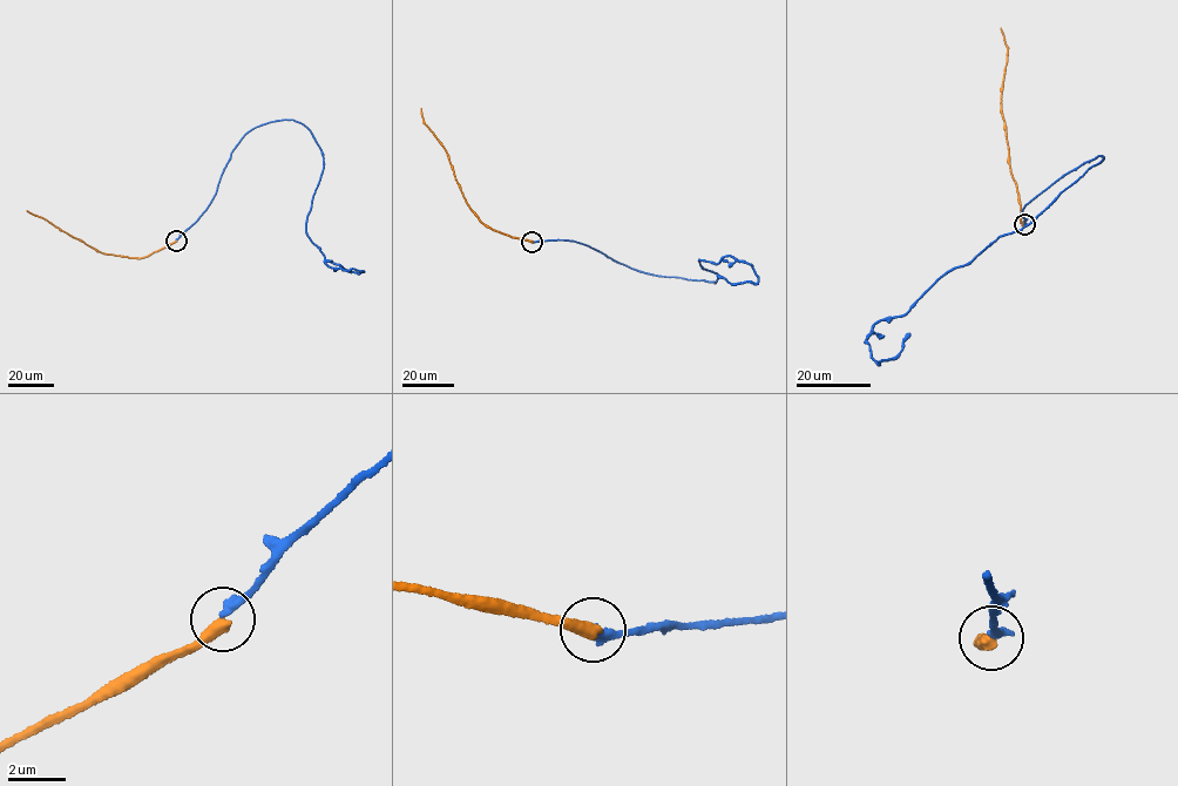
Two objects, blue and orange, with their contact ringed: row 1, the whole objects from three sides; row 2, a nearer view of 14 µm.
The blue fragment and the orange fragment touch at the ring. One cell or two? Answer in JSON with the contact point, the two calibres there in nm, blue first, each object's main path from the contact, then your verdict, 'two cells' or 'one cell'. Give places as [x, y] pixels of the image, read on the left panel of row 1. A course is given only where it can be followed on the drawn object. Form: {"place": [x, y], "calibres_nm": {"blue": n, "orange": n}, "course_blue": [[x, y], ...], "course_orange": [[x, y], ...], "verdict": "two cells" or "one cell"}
{"place": [176, 241], "calibres_nm": {"blue": 360, "orange": 440}, "course_blue": [[176, 239], [243, 136], [291, 120], [324, 163], [307, 235], [329, 266], [363, 271], [330, 261]], "course_orange": [[176, 239], [143, 257], [106, 253], [27, 210]], "verdict": "two cells"}

